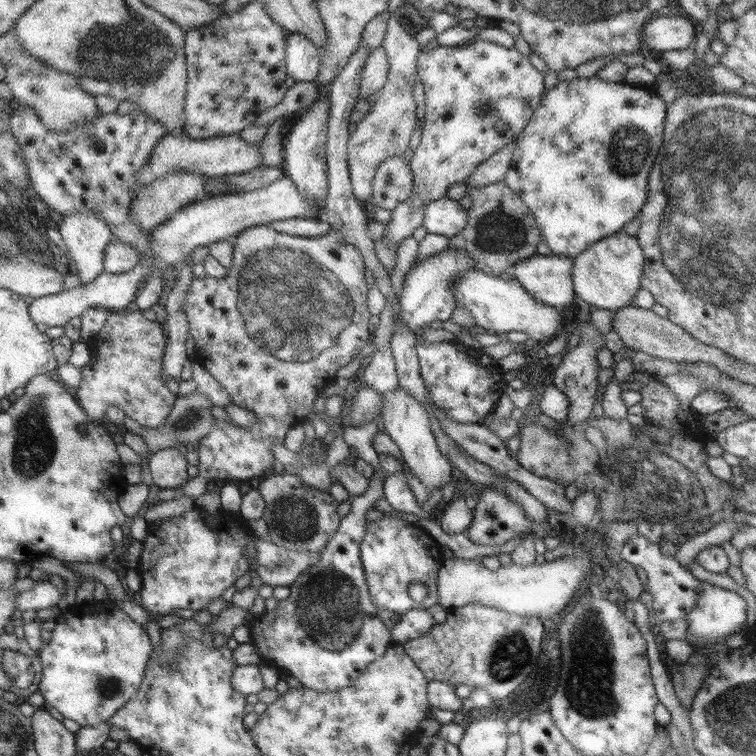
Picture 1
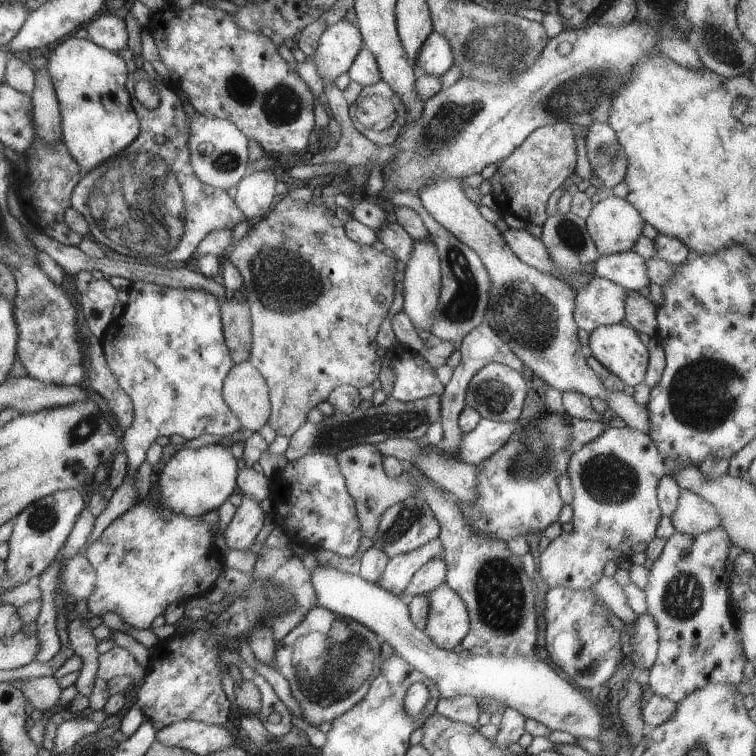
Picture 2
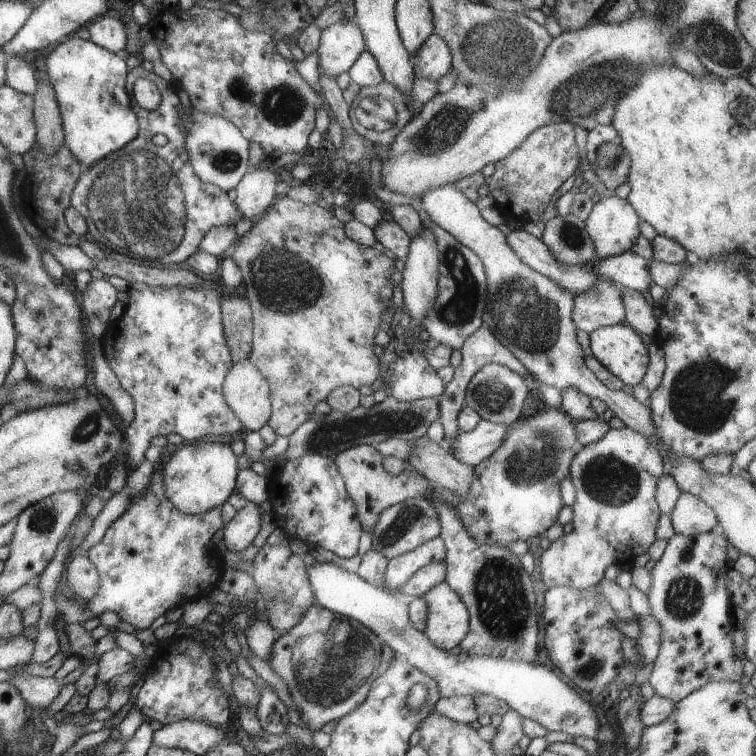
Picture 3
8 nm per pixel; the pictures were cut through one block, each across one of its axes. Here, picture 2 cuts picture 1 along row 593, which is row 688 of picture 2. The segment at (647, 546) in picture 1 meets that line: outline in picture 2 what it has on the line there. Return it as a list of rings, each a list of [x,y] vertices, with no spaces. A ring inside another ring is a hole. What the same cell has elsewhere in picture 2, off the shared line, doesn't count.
[[[720,526],[693,536],[675,532],[665,541],[659,558],[654,560],[648,569],[649,578],[644,590],[645,602],[647,614],[657,624],[659,638],[656,659],[647,676],[647,686],[653,695],[677,703],[690,692],[703,688],[706,684],[738,684],[743,680],[741,669],[745,666],[746,658],[735,636],[737,628],[732,617],[731,600],[727,590],[728,571],[725,568],[727,552],[731,545],[725,530]]]

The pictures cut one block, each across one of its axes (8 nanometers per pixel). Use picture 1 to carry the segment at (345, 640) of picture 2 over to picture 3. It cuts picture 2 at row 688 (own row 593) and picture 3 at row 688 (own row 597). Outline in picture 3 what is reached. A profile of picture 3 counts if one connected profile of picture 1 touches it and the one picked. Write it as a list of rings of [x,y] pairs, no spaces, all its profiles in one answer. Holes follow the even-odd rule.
[[[311,604],[299,622],[277,637],[267,660],[276,676],[286,684],[287,693],[309,730],[339,720],[361,706],[381,664],[379,637],[356,620]]]

